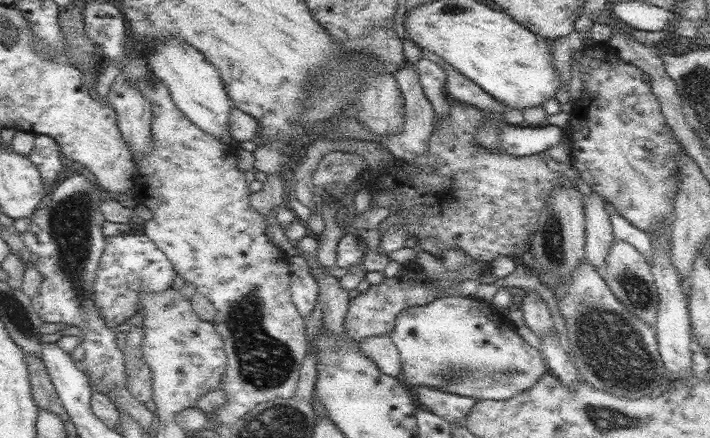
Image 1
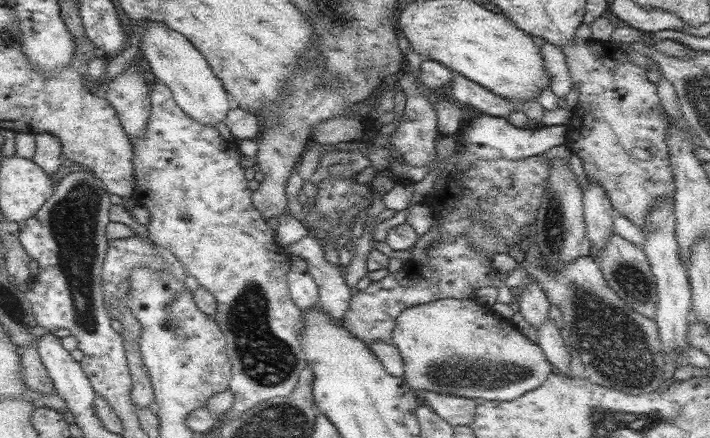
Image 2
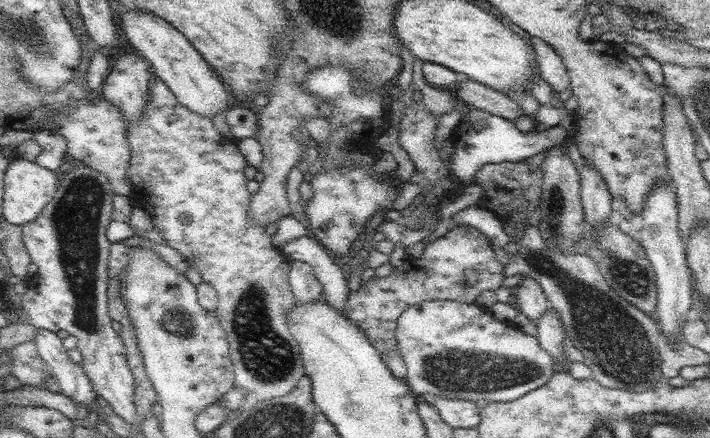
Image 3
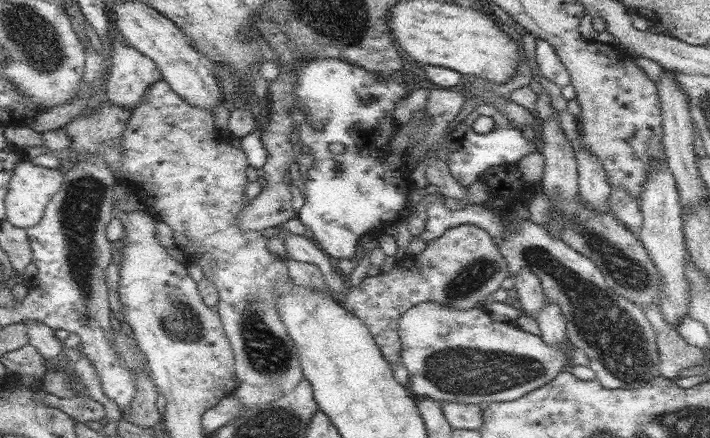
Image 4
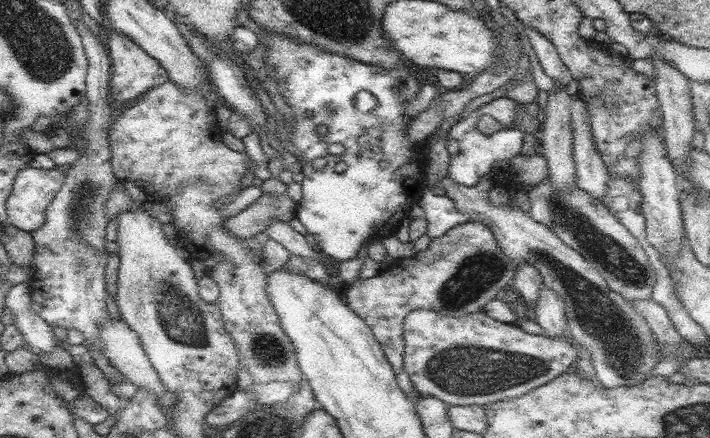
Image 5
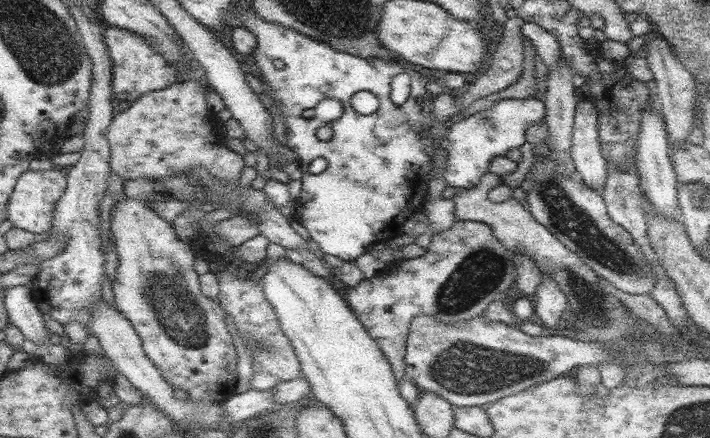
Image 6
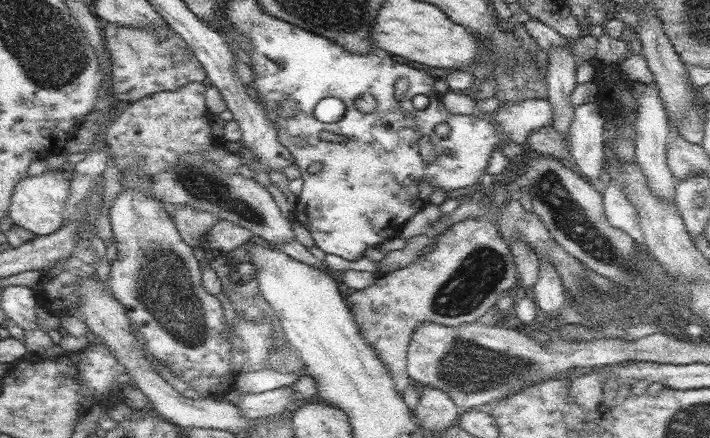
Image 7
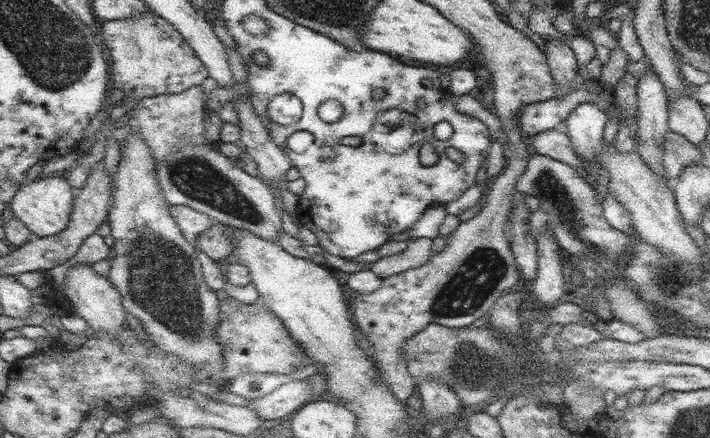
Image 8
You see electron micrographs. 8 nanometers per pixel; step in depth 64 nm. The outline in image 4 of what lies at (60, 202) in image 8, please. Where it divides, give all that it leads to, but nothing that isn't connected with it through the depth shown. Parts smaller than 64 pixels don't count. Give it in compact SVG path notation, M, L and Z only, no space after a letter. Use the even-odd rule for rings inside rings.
M23 160L16 165L8 185L5 198L6 219L18 228L30 228L36 226L42 217L46 205L58 192L63 183L64 169L52 169L38 166L30 160Z

